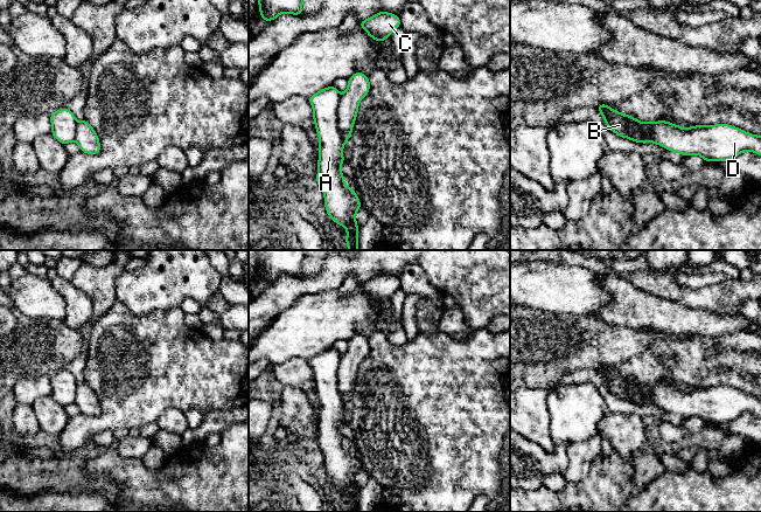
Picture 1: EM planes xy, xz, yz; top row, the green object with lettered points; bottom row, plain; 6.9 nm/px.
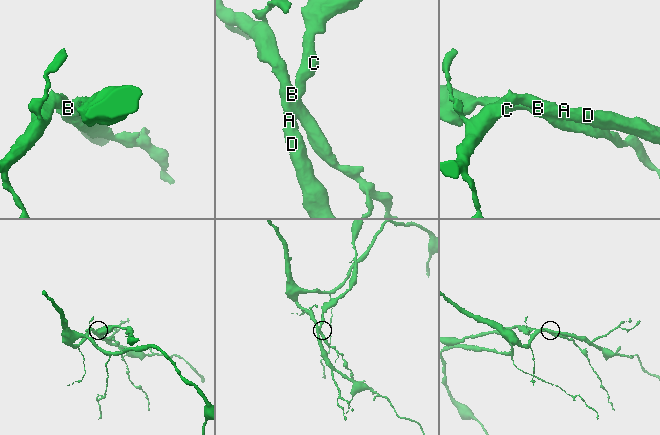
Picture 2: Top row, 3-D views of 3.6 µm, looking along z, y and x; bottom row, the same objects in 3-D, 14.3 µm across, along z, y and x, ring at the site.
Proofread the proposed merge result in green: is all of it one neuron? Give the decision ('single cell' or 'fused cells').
fused cells

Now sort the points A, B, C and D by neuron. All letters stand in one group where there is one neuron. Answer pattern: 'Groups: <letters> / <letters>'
Groups: A B D / C

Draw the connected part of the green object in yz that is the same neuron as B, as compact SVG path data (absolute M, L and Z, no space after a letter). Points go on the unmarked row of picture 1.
M599 366L596 371L608 390L617 397L629 400L631 390L635 389L650 404L685 418L698 416L705 423L727 423L743 413L761 417L761 397L750 396L728 386L684 390L666 382L642 385L633 378L610 371L607 366Z

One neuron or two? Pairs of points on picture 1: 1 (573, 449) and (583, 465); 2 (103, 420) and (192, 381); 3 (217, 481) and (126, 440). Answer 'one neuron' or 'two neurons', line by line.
1: one neuron
2: one neuron
3: two neurons

